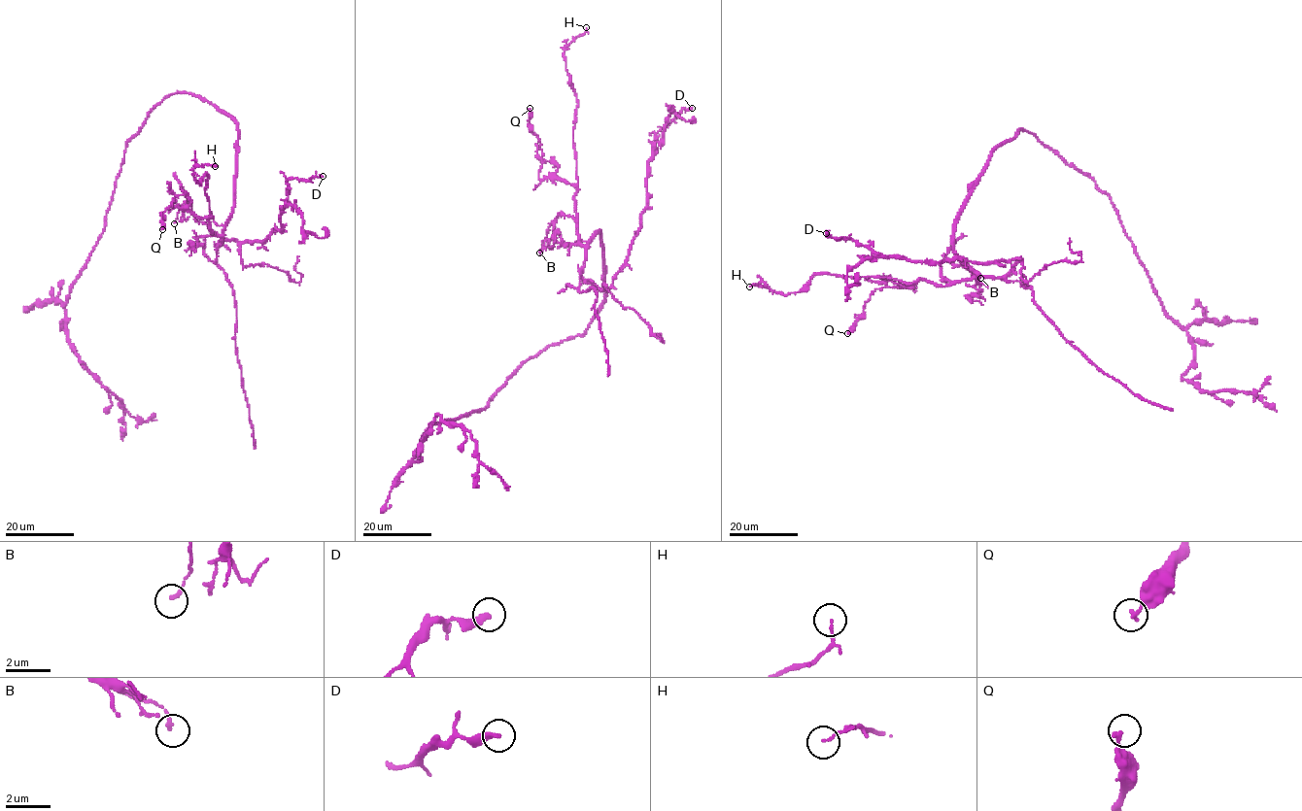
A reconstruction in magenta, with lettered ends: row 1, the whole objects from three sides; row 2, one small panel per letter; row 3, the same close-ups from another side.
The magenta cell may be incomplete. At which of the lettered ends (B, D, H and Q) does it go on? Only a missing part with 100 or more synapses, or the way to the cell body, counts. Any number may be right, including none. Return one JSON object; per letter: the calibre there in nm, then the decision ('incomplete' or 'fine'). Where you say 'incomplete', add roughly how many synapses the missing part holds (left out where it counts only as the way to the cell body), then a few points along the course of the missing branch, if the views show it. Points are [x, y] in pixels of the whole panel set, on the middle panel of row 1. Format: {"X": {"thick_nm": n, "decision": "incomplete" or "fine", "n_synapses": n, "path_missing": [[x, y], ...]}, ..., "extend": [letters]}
{"B": {"thick_nm": 140, "decision": "fine"}, "D": {"thick_nm": 280, "decision": "fine"}, "H": {"thick_nm": 80, "decision": "fine"}, "Q": {"thick_nm": 220, "decision": "fine"}, "extend": []}

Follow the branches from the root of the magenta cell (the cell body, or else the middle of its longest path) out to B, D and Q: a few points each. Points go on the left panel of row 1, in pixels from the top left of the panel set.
B: (208, 101), (237, 126), (233, 212), (215, 235), (195, 218), (188, 198), (174, 223)
D: (208, 101), (237, 126), (234, 208), (219, 245), (265, 241), (281, 229), (289, 179), (323, 176)
Q: (208, 101), (237, 126), (233, 212), (215, 235), (211, 217), (173, 206), (174, 198), (162, 229)

